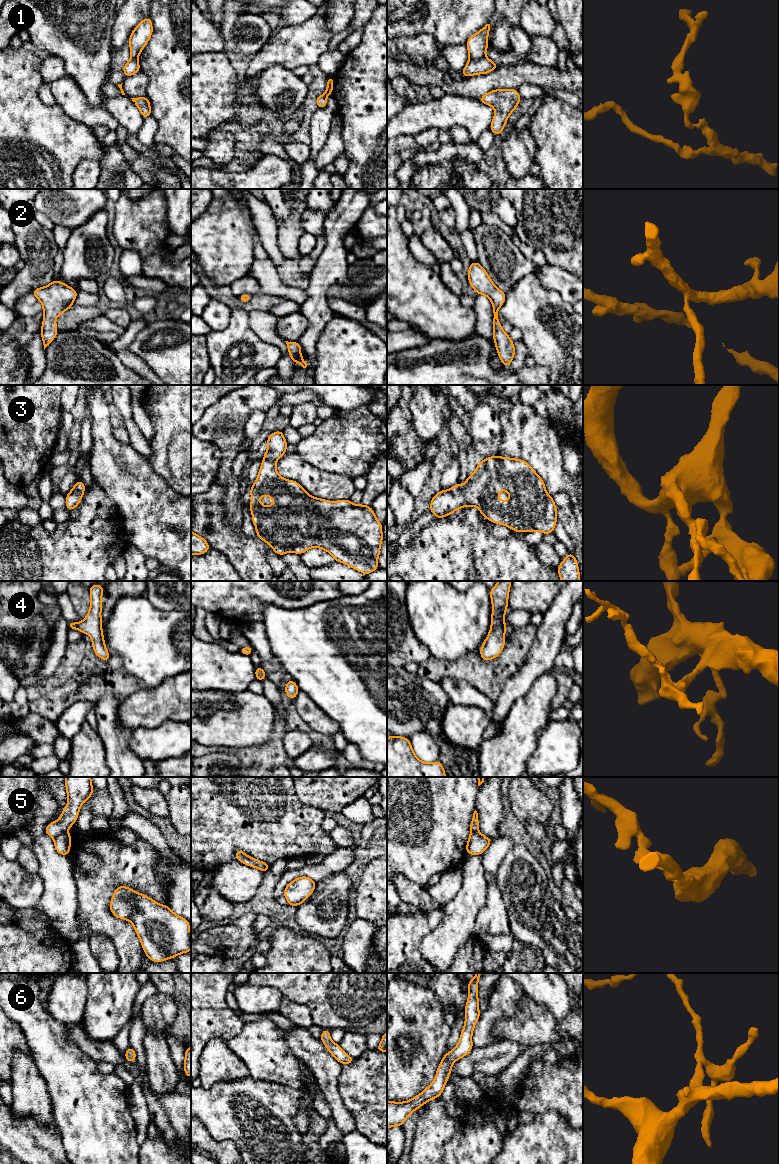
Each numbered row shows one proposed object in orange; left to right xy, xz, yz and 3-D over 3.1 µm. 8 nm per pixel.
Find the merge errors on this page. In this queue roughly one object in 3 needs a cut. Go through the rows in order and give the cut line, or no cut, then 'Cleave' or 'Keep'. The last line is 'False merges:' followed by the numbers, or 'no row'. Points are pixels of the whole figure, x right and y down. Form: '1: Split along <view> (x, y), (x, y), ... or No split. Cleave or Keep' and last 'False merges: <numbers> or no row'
1: Split along yz (484, 56), (478, 59), (470, 59). Cleave
2: No split. Keep
3: No split. Keep
4: No split. Keep
5: No split. Keep
6: No split. Keep
False merges: 1

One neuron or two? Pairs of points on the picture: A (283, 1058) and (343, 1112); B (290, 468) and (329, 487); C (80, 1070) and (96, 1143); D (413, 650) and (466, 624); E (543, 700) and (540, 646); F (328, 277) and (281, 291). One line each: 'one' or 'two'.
A: two
B: one
C: one
D: two
E: two
F: two

